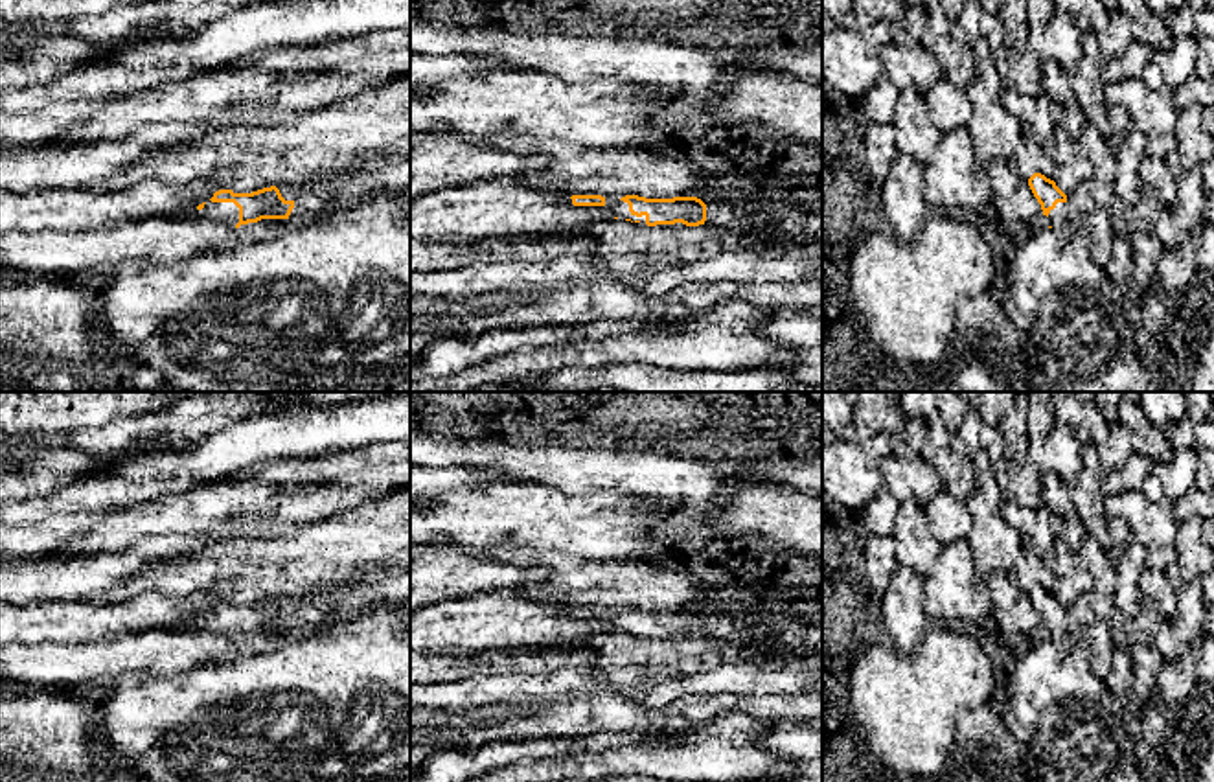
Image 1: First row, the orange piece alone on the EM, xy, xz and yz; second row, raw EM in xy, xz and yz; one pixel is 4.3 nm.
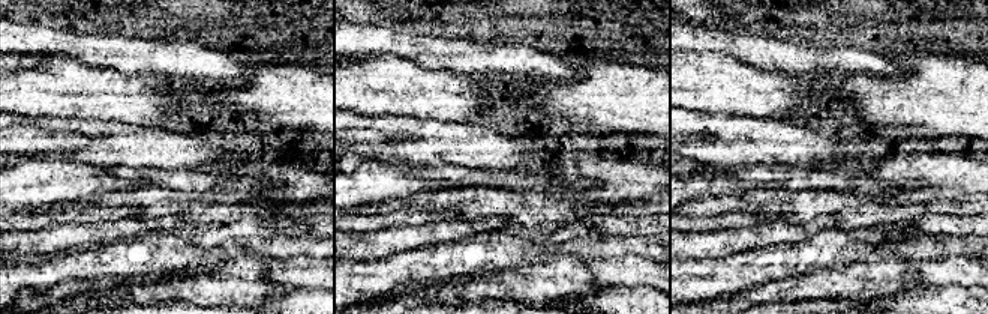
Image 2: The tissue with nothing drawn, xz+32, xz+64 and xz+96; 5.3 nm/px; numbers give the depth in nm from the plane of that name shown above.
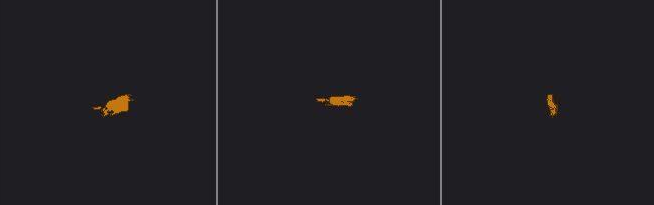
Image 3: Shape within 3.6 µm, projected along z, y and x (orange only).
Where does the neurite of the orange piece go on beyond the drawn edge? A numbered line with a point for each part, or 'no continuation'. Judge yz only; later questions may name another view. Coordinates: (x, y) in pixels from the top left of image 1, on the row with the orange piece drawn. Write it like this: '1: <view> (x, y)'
1: yz (1058, 218)

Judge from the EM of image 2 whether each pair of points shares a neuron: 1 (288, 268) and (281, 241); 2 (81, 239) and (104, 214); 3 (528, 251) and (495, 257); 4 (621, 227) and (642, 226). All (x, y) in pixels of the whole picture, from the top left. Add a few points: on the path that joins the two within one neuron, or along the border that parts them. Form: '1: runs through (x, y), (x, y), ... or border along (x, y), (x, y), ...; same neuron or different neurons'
1: border along (275, 257), (315, 257), (318, 260); different neurons
2: border along (113, 217), (104, 221), (63, 224); different neurons
3: runs through (520, 251), (502, 251); same neuron
4: runs through (625, 226), (637, 226); same neuron

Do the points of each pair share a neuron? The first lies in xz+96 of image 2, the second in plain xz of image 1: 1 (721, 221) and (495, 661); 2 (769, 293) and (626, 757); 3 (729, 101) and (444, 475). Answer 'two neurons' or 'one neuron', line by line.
1: one neuron
2: one neuron
3: two neurons

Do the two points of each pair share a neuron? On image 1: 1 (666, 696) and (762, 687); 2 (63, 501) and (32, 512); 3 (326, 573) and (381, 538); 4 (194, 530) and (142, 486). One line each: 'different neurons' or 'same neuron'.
1: same neuron
2: same neuron
3: same neuron
4: different neurons

